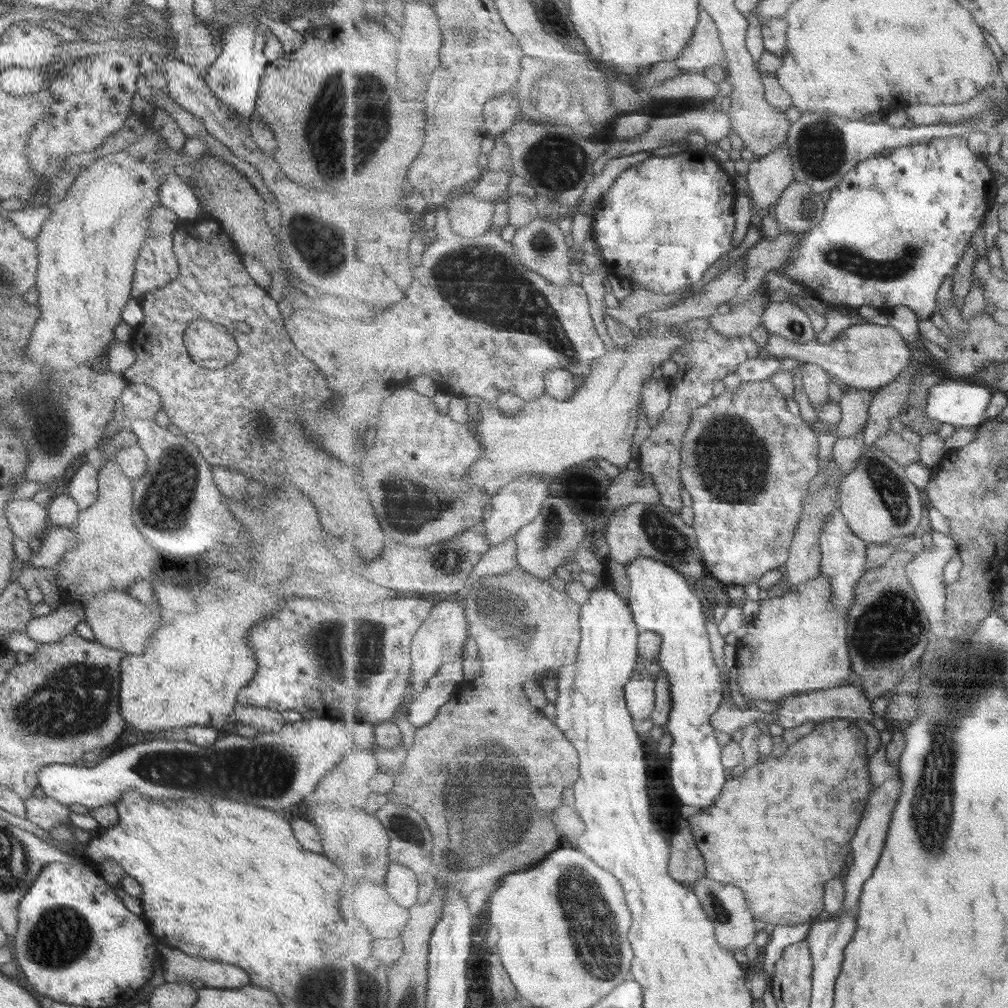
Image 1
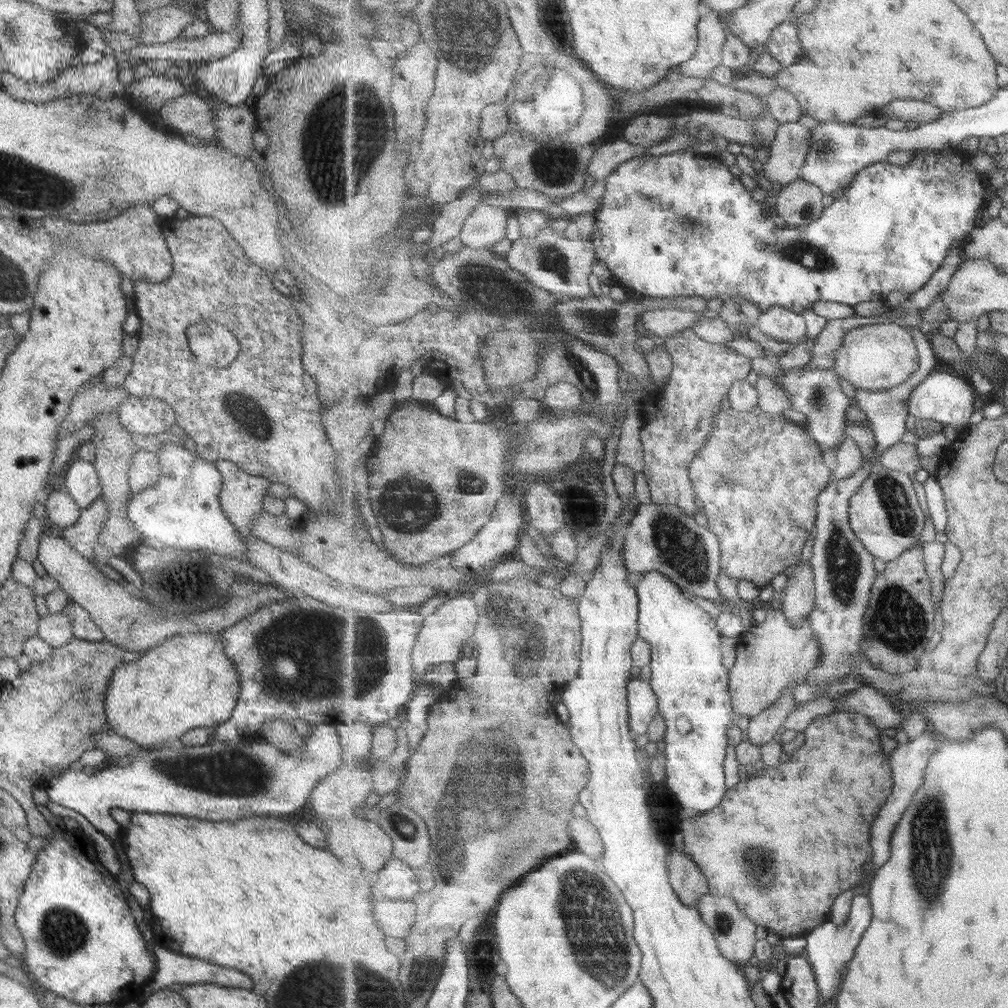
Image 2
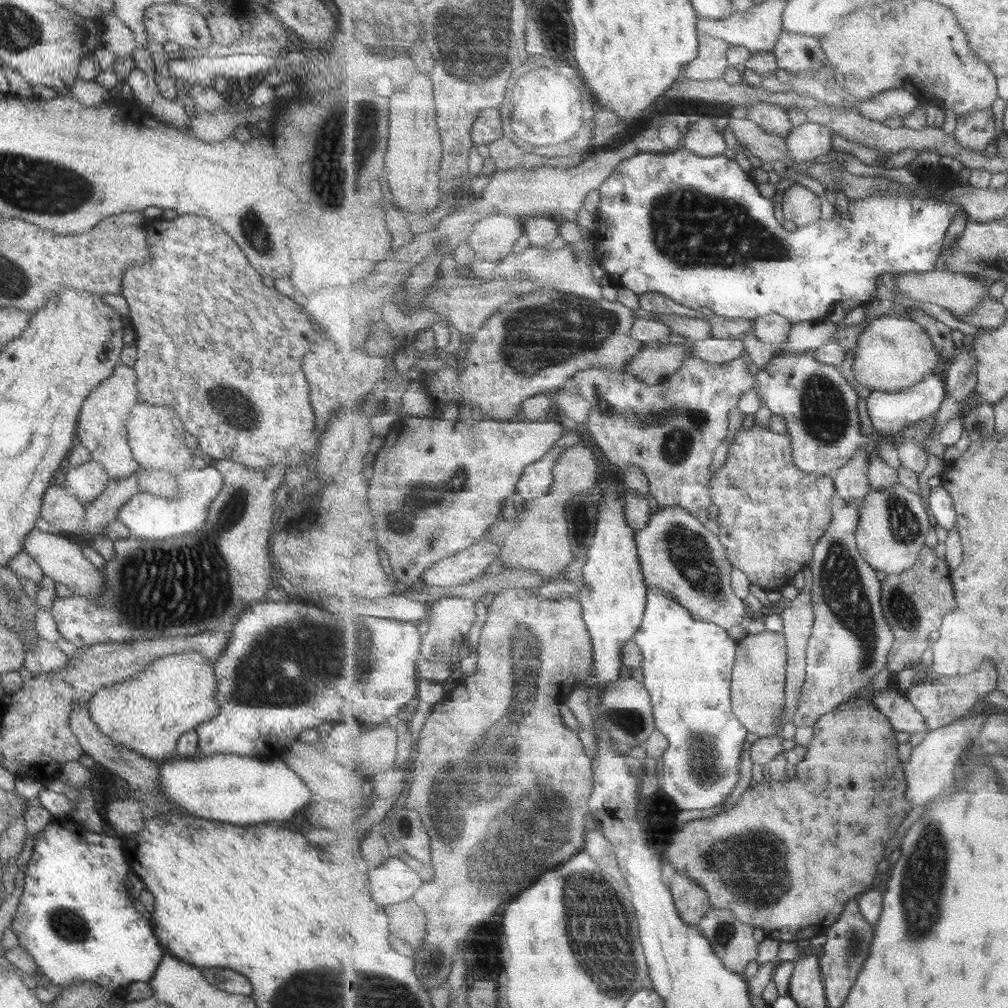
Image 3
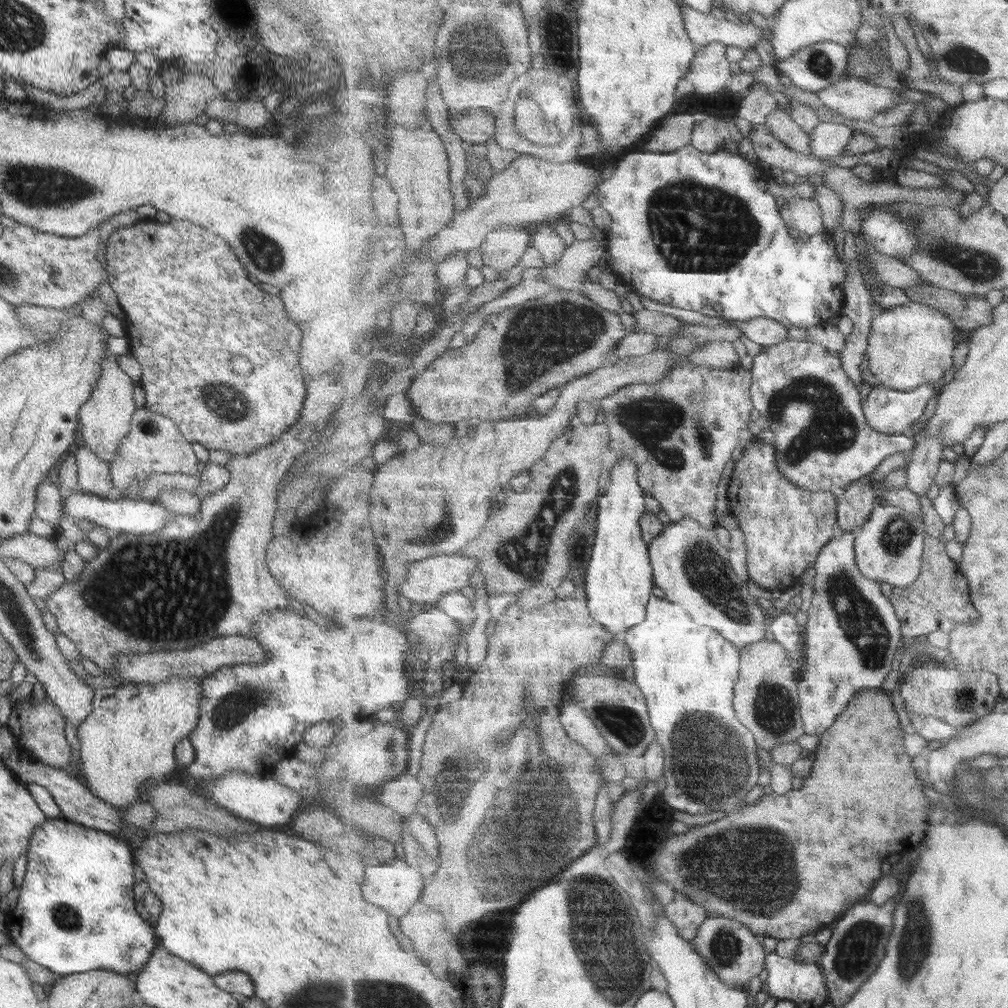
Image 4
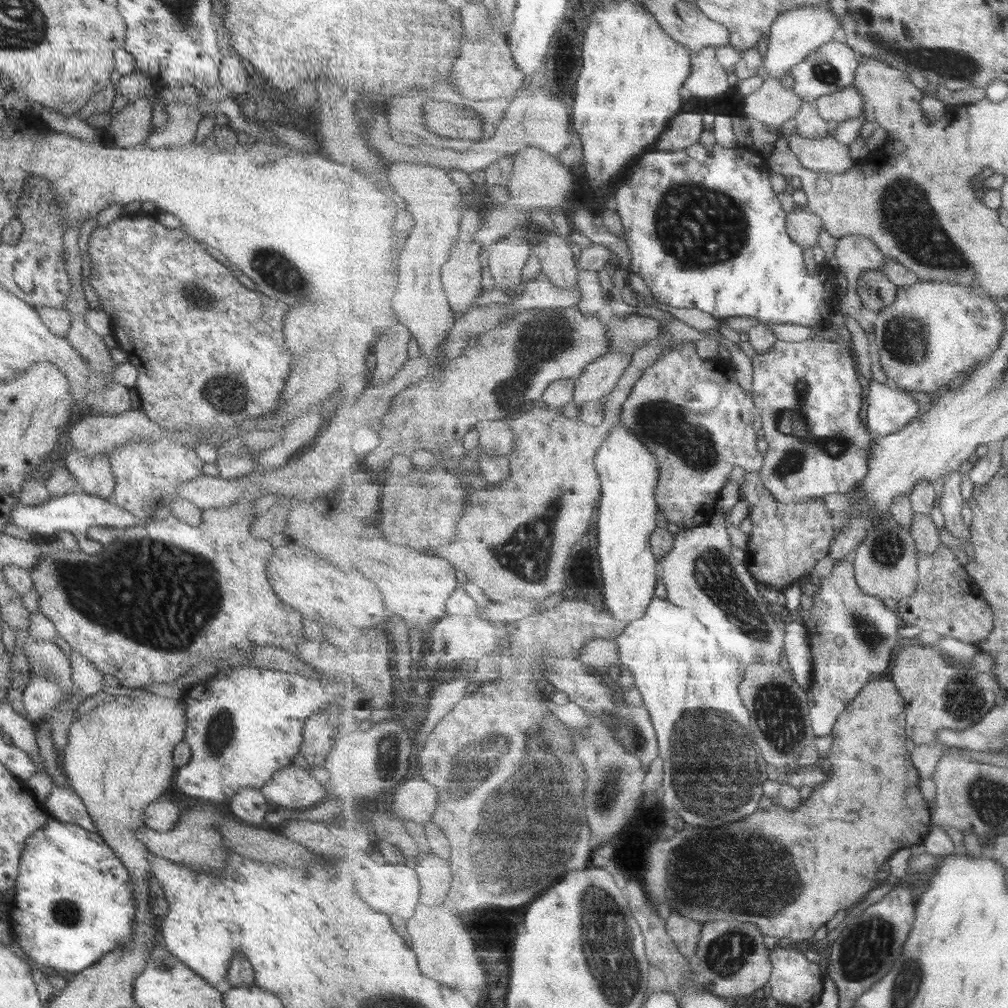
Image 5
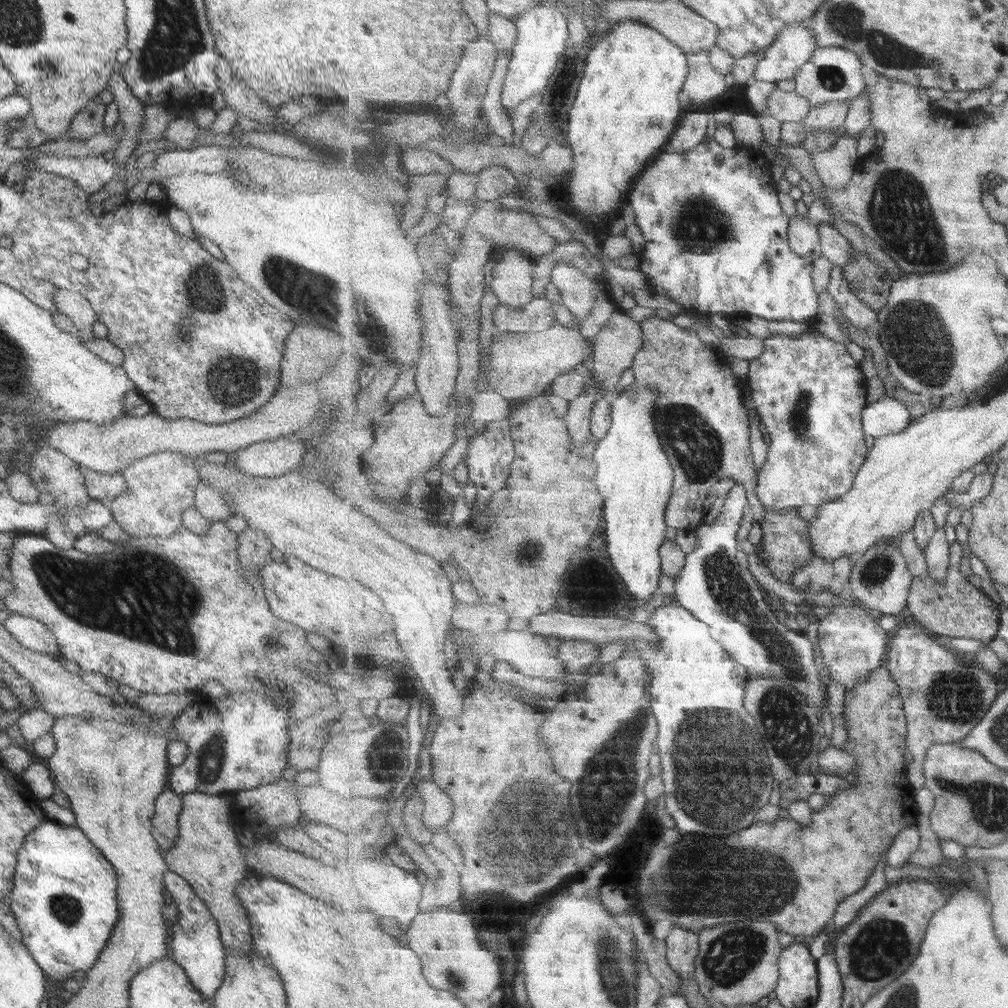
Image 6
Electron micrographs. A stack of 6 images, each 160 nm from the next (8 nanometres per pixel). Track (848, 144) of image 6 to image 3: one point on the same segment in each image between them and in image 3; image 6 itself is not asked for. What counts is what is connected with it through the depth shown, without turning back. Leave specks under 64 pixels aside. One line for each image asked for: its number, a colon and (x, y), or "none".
3: (773, 118)
4: (781, 123)
5: (828, 155)

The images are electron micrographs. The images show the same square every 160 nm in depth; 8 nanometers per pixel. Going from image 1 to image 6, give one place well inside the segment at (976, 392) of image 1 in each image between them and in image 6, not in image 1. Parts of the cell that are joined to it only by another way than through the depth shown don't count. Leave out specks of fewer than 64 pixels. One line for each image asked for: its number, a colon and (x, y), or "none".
2: (942, 397)
3: (894, 415)
4: (890, 411)
5: (890, 408)
6: (888, 415)

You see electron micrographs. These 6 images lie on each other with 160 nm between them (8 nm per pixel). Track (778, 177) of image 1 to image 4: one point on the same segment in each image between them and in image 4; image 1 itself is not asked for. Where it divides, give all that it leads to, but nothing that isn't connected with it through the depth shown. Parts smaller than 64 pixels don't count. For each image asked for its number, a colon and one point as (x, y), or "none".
2: (792, 144)
3: (810, 140)
4: (829, 139)

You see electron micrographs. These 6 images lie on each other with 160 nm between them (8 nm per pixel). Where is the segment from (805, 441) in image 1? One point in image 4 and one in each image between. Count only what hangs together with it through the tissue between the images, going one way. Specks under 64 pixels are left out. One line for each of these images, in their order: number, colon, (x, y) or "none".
2: (759, 478)
3: (771, 514)
4: (785, 527)

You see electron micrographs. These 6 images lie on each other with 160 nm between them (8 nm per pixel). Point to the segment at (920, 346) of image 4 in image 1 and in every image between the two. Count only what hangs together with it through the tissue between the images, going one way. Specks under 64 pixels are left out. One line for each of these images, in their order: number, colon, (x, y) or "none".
1: (866, 356)
2: (877, 356)
3: (893, 353)

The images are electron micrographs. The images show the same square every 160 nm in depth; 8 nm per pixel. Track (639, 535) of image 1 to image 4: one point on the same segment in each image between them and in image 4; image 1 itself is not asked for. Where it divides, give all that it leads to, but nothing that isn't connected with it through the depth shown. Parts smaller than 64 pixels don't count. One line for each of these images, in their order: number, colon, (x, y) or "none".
2: (661, 538)
3: (678, 554)
4: (692, 568)

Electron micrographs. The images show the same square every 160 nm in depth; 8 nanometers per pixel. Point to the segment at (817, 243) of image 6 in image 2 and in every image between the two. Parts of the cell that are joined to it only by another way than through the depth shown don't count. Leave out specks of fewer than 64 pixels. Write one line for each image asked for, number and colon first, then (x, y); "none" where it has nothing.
2: (800, 203)
3: (803, 207)
4: (806, 215)
5: (804, 226)

